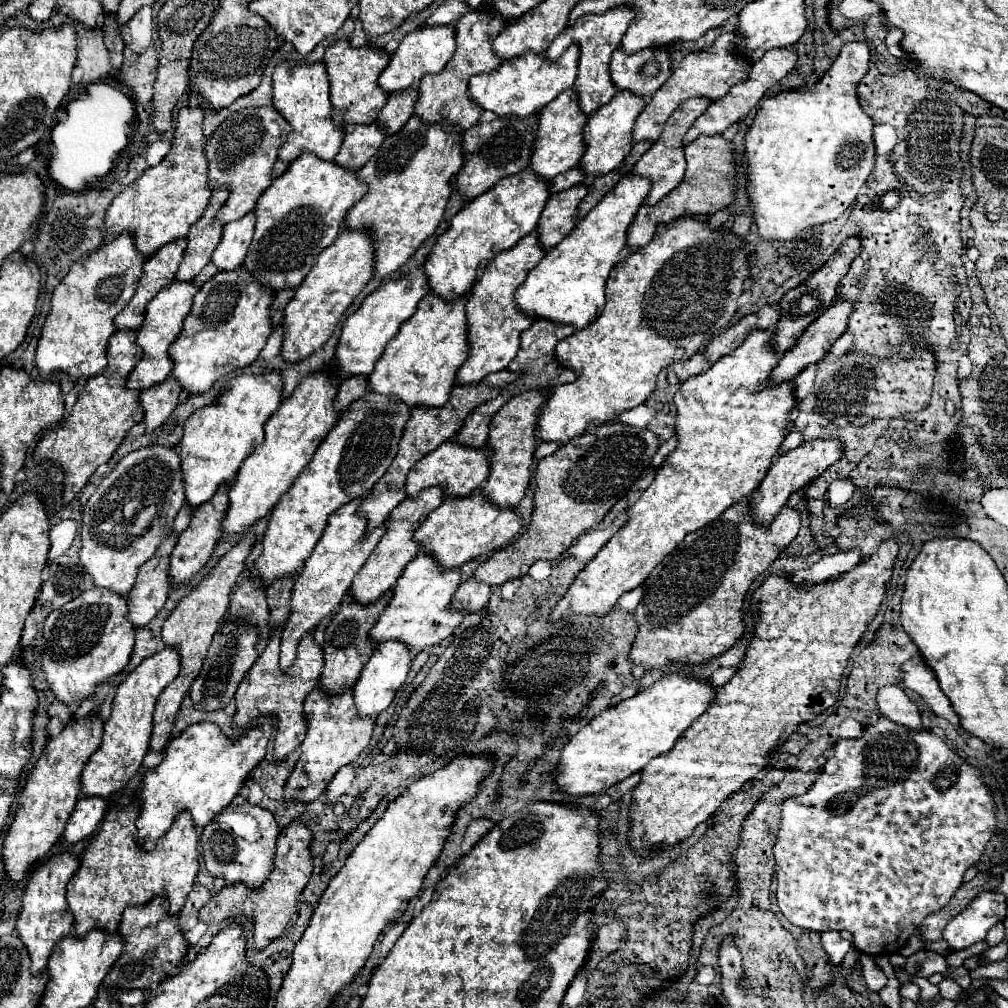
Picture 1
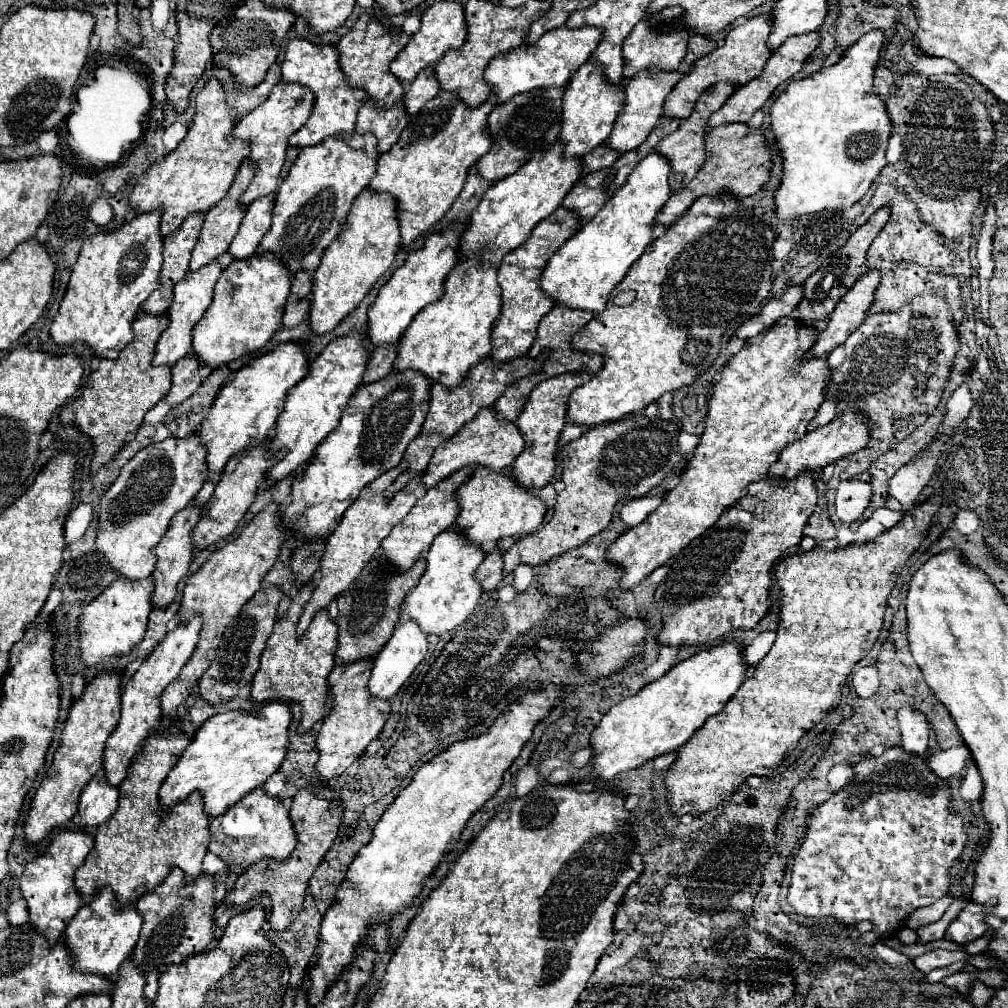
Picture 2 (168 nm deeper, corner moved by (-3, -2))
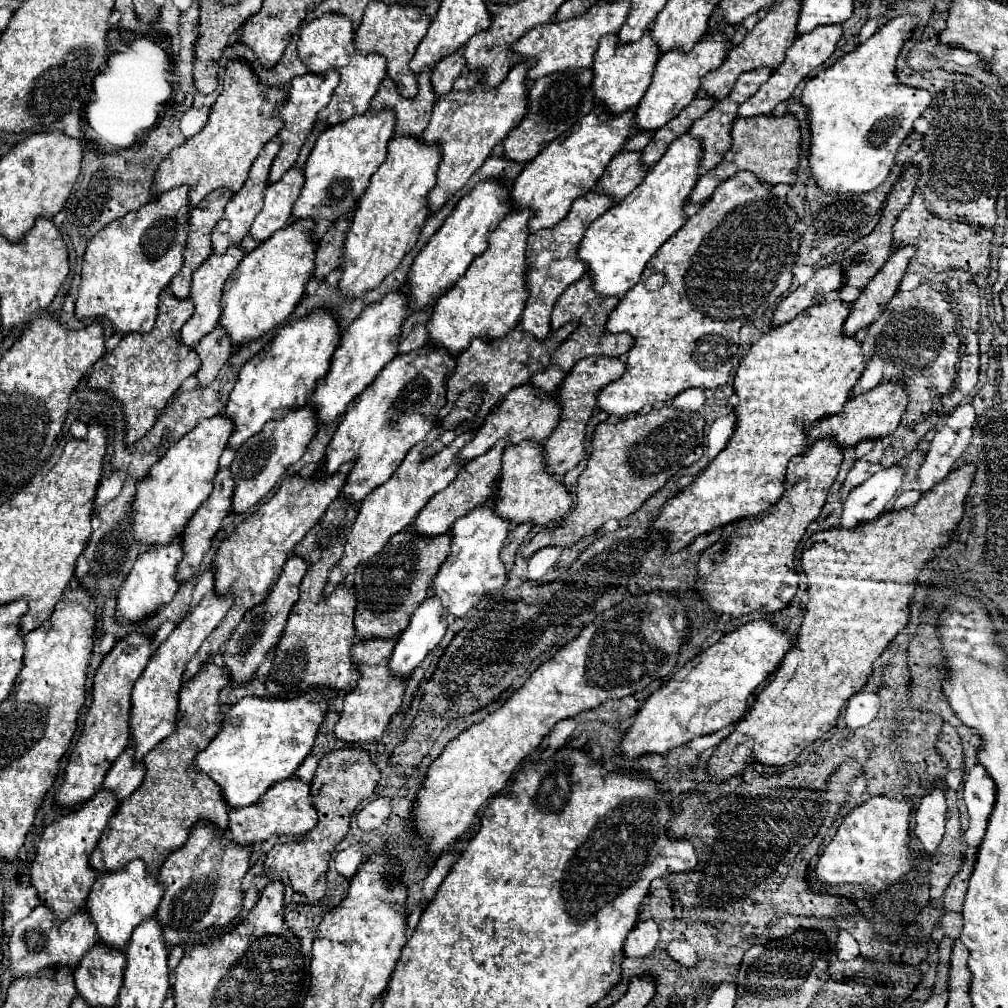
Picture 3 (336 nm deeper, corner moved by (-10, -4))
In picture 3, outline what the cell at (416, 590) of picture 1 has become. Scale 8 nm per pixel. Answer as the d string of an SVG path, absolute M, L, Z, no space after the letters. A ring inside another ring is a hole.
M494 498L486 504L476 506L466 516L458 518L452 526L452 552L446 562L440 566L440 572L434 576L434 596L442 600L450 616L460 618L472 610L486 592L494 592L504 586L508 574L500 562L500 548L510 532L510 522L494 512Z

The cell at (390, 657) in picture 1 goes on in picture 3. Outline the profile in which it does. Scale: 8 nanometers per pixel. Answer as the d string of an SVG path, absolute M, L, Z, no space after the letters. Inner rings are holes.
M436 596L426 598L426 600L418 606L418 610L412 614L408 628L400 634L400 638L398 638L398 642L396 642L396 648L394 648L394 652L392 652L392 658L390 658L390 670L392 670L394 674L398 674L398 676L404 676L404 678L410 676L410 672L412 672L412 670L428 656L428 652L442 640L446 628L448 628L448 614L446 614L446 608L442 606L440 598L436 598Z

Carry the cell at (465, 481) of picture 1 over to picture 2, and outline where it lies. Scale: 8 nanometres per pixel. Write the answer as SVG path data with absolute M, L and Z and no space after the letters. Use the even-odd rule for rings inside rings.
M491 408L483 410L479 418L467 422L453 438L445 440L443 444L439 444L429 460L427 470L419 476L421 484L431 488L437 486L443 478L447 478L449 474L465 468L465 466L483 466L483 468L491 468L493 472L503 472L505 468L509 468L513 464L513 460L521 454L523 450L523 438L517 430L517 426L513 422L499 422L493 414Z

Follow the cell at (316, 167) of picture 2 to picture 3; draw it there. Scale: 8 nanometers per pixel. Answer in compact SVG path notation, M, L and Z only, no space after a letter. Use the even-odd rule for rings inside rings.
M370 108L366 114L358 114L346 122L328 126L328 130L318 136L306 162L306 182L300 198L294 204L292 220L312 218L316 222L316 228L326 230L334 224L336 218L348 214L368 188L372 174L386 160L386 146L394 134L394 124L396 114L390 112L390 108L380 112Z

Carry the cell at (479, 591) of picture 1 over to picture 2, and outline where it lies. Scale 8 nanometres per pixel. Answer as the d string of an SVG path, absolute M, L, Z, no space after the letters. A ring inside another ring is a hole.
M489 552L481 566L475 572L475 580L481 582L483 592L493 592L497 590L499 582L503 580L503 560L501 552Z

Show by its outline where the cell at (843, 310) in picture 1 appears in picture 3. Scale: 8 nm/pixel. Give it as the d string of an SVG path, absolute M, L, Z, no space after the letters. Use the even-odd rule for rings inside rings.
M898 246L888 262L878 270L878 274L860 292L858 300L852 304L852 312L844 324L844 334L856 334L860 328L876 322L882 310L888 306L890 298L896 294L906 266L914 256L916 246Z

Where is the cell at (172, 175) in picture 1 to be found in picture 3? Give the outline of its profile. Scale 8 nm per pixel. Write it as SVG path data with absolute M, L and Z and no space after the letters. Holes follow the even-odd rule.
M238 58L230 60L224 70L222 92L210 108L206 126L166 156L166 160L158 168L158 174L154 176L154 194L188 184L190 202L194 208L216 188L226 186L238 192L246 182L250 166L262 146L272 140L284 126L276 114L286 96L286 90L278 86L260 84L248 62Z

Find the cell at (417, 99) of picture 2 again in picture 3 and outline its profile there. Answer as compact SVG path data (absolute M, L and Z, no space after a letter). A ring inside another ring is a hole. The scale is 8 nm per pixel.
M458 50L446 58L442 58L436 66L434 66L434 74L432 74L432 86L434 86L434 92L438 96L442 94L448 94L452 90L452 84L454 80L464 72L466 68L466 62L464 62L464 54Z

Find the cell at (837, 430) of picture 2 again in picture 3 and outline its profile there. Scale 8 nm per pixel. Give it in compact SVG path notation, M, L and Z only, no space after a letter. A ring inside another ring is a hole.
M880 382L876 388L872 388L864 394L858 394L856 398L850 398L840 414L834 414L834 416L828 416L828 418L822 418L820 422L816 422L810 428L808 436L810 436L810 440L822 440L822 438L834 436L834 440L842 448L856 446L858 442L862 442L866 438L882 438L896 430L896 426L900 424L900 418L906 410L906 404L908 404L908 390L902 382Z

